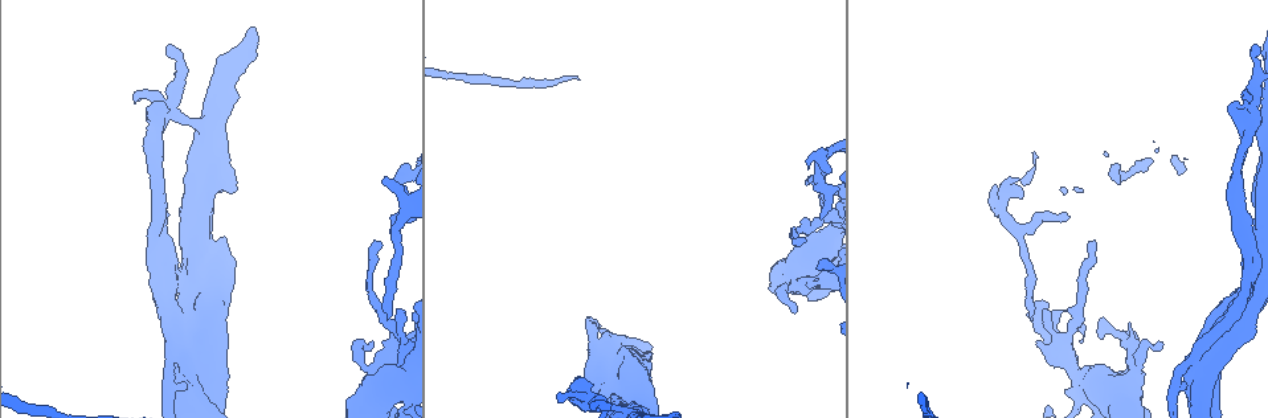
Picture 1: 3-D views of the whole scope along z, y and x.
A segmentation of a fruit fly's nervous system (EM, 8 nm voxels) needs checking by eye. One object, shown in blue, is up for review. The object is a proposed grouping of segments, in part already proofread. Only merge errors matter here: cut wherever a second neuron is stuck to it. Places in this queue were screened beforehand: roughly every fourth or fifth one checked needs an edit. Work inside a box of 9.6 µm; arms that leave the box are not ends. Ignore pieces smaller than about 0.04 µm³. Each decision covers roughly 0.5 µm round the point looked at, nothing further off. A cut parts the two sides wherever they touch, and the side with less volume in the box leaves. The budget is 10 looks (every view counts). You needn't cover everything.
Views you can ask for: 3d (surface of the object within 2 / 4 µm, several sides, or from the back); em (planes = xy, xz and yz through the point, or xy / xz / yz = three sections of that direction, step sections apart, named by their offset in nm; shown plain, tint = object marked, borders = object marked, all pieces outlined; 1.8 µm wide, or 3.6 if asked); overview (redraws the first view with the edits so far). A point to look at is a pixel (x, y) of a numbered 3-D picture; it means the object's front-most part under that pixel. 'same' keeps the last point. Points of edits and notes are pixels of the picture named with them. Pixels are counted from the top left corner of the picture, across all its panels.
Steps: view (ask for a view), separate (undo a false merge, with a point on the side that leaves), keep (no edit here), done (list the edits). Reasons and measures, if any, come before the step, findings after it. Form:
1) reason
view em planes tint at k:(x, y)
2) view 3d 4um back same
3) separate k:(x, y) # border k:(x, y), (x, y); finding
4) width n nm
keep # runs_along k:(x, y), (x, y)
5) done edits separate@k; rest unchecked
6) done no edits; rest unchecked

sharp bend
view em yz step 4 tint at 1:(813, 284)

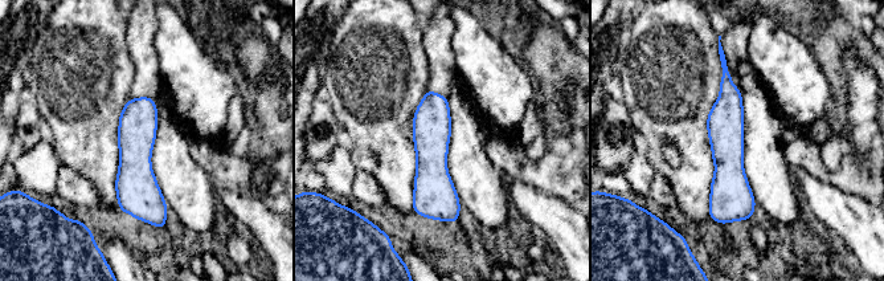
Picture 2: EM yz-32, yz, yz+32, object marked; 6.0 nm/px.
view em planes tint same

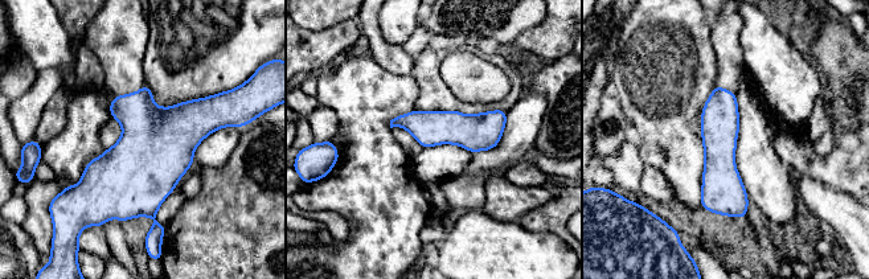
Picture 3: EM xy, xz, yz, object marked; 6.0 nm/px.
width 220 nm
keep # runs_along 3:(717, 90), (722, 192), (742, 213); all the same neuron

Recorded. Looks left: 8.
sudden change in width
view em xz step 16 tint at 1:(1246, 290)

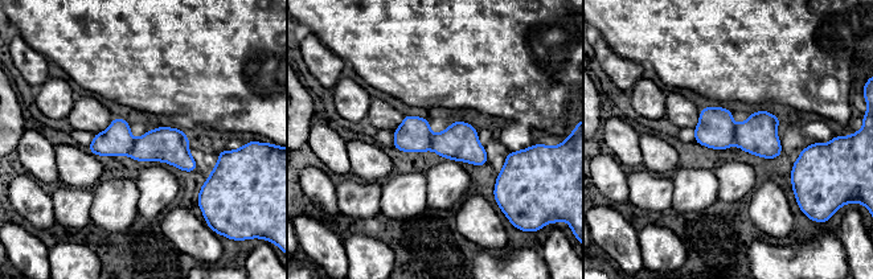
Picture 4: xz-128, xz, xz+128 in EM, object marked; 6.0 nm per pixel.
view em planes tint same

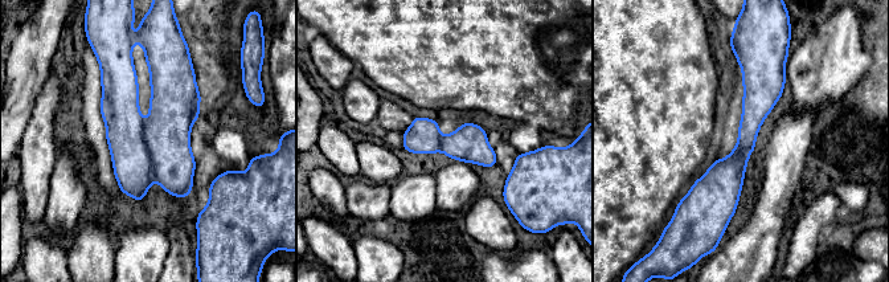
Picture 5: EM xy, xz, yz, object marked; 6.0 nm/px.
width 140 nm
keep # runs_along 5:(748, 60), (726, 217); one neuron here

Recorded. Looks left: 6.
looks like a crossing
view 3d 4um back at 1:(613, 355)

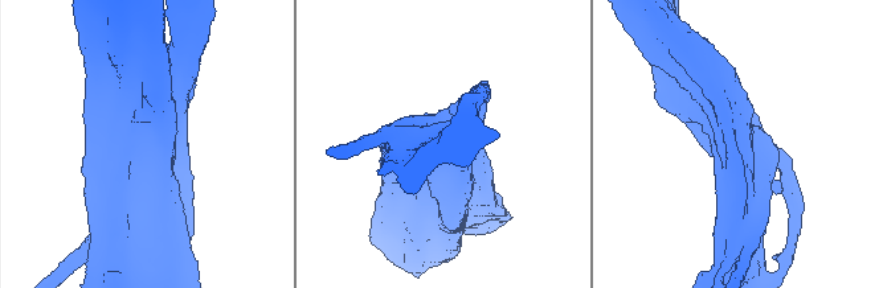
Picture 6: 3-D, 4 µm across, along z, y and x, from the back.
need the tissue
view em 3.6um planes tint at 6:(153, 144)

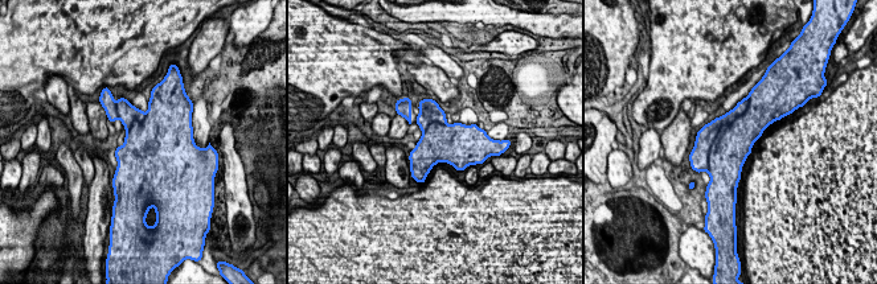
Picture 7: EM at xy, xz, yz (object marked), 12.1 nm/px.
width 480 nm
keep # all the same neuron

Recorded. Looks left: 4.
closes a loop
view 3d 2um at 1:(1241, 165)

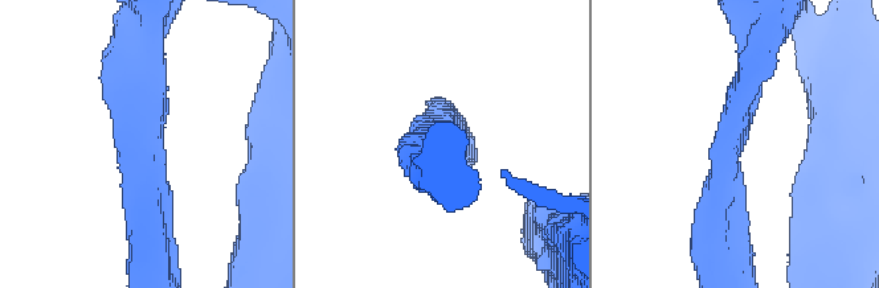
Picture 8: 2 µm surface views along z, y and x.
view em planes tint at 8:(736, 137)

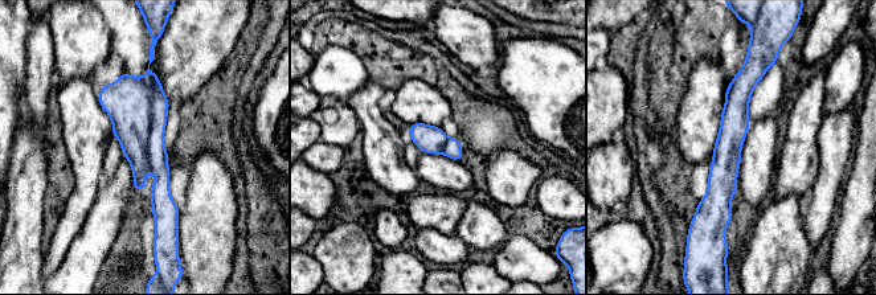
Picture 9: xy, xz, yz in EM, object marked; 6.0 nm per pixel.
keep # runs_along 9:(749, 69), (723, 171), (720, 225); continuous, no second neuron

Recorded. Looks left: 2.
done no edits; rest unchecked

